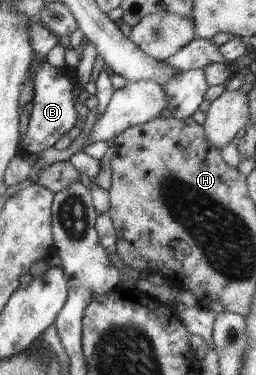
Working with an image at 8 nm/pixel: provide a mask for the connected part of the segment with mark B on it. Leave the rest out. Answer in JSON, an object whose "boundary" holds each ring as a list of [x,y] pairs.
{"boundary":[[[34,52],[33,59],[30,61],[29,69],[25,80],[32,79],[33,98],[30,100],[32,107],[27,131],[20,142],[20,152],[23,154],[35,155],[53,146],[53,144],[62,136],[66,135],[78,121],[73,102],[71,101],[71,90],[74,88],[75,78],[68,76],[67,67],[55,67],[50,65],[42,55]]]}

